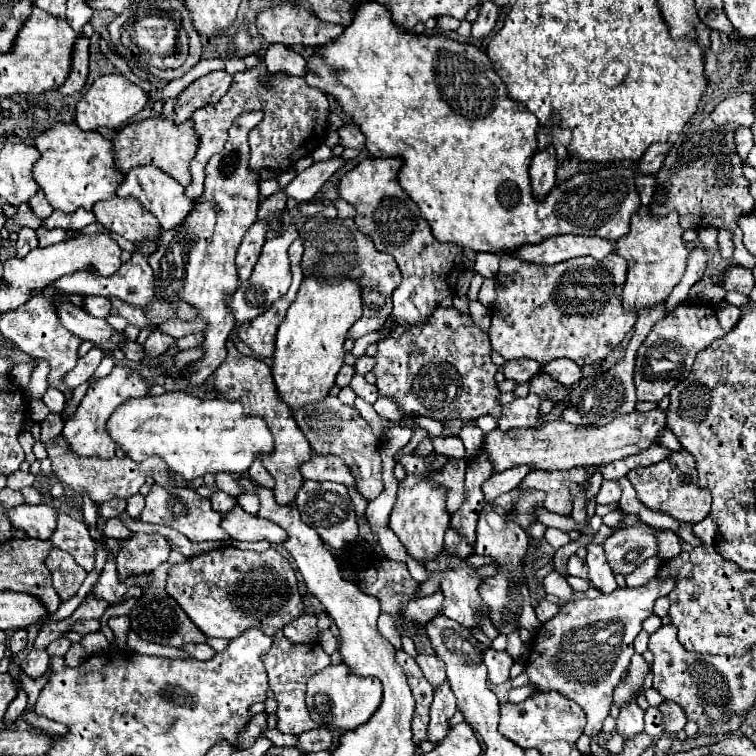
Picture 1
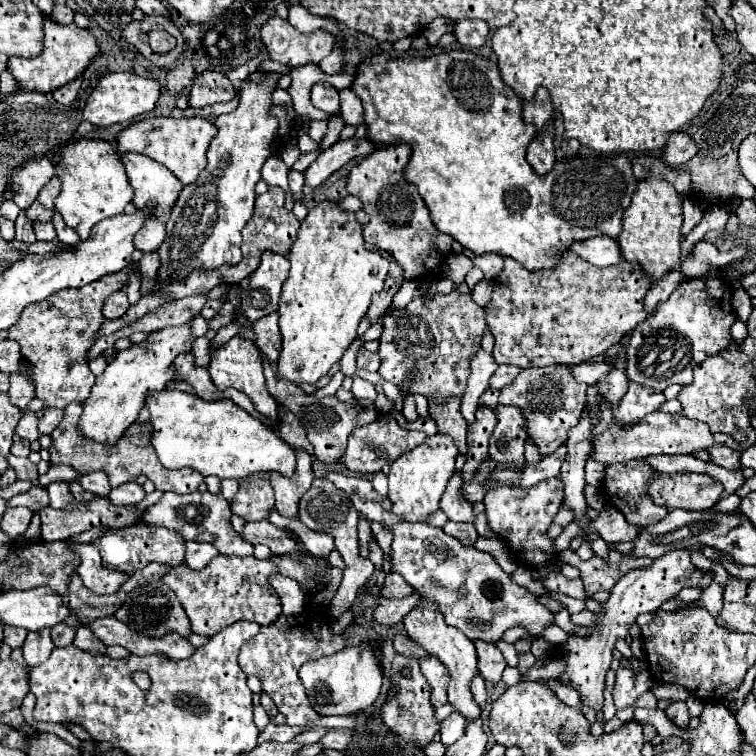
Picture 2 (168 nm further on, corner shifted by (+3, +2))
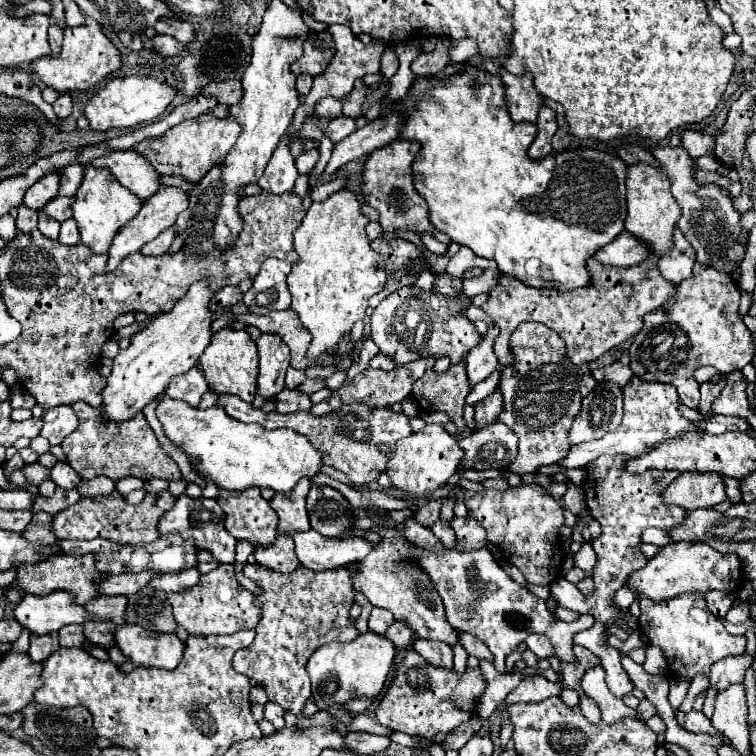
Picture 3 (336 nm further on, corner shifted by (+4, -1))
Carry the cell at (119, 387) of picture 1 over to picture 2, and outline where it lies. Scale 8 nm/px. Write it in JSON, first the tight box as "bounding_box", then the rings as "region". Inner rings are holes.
{"bounding_box":[78,323,196,443],"region":[[[184,323],[180,327],[164,327],[160,331],[154,331],[144,341],[134,343],[130,349],[118,351],[114,361],[106,365],[104,373],[96,377],[92,393],[84,403],[84,413],[78,425],[80,433],[98,443],[116,443],[124,435],[124,431],[138,419],[146,397],[166,389],[168,381],[174,379],[176,369],[172,367],[172,363],[180,353],[192,351],[194,339],[196,337],[192,335],[190,323]]]}

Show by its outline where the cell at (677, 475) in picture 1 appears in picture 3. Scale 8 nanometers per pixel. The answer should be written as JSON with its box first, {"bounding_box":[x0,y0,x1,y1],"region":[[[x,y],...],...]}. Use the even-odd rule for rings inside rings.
{"bounding_box":[661,472,727,510],"region":[[[681,472],[661,494],[665,504],[681,506],[683,510],[713,508],[727,500],[719,474],[687,474]]]}

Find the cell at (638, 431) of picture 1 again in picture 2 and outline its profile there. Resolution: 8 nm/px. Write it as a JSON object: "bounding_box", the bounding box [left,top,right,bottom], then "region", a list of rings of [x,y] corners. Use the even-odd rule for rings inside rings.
{"bounding_box":[592,411,740,465],"region":[[[658,411],[656,415],[648,415],[648,419],[640,423],[640,427],[628,427],[628,431],[624,431],[624,435],[616,435],[616,439],[612,439],[612,431],[616,431],[616,423],[604,435],[598,435],[594,439],[594,453],[592,453],[594,461],[610,465],[610,463],[626,463],[632,459],[646,459],[650,455],[690,455],[696,451],[708,451],[708,447],[724,443],[730,449],[740,449],[740,445],[732,437],[722,433],[712,433],[708,425],[700,421],[692,421],[688,417],[670,415],[662,411]]]}

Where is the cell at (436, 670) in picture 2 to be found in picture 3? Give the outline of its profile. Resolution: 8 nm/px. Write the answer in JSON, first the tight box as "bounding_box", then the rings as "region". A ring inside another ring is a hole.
{"bounding_box":[413,640,453,670],"region":[[[415,640],[415,646],[413,648],[431,666],[445,668],[445,670],[451,670],[453,668],[453,650],[451,650],[451,646],[447,646],[443,642],[435,642],[435,640]]]}

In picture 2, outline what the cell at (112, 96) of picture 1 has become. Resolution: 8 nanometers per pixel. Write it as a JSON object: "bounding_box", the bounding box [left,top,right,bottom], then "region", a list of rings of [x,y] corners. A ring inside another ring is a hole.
{"bounding_box":[84,73,160,127],"region":[[[108,73],[90,93],[84,107],[84,119],[96,127],[110,127],[114,123],[124,123],[138,115],[150,113],[156,107],[158,97],[160,97],[160,83],[154,79],[144,79],[134,73]]]}

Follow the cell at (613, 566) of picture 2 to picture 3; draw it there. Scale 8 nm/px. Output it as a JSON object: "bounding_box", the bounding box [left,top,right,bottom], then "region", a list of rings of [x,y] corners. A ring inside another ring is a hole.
{"bounding_box":[550,456,685,698],"region":[[[599,456],[595,462],[587,464],[589,476],[583,484],[585,506],[591,510],[593,518],[601,525],[601,530],[603,530],[598,538],[592,540],[592,546],[597,556],[597,564],[595,564],[593,572],[589,574],[595,582],[593,594],[585,596],[581,590],[577,590],[577,586],[564,578],[554,582],[550,589],[551,593],[557,598],[559,606],[581,612],[581,614],[595,616],[595,626],[591,630],[575,634],[573,642],[589,648],[595,656],[601,658],[601,664],[607,672],[607,686],[617,698],[623,698],[623,696],[631,694],[635,686],[633,686],[629,674],[621,666],[619,650],[607,646],[607,636],[603,636],[605,634],[603,624],[605,622],[613,624],[615,622],[613,618],[627,618],[631,626],[637,626],[637,620],[629,614],[629,610],[619,610],[619,608],[611,606],[611,596],[615,594],[615,590],[625,586],[625,580],[627,580],[629,572],[639,570],[647,564],[647,558],[639,550],[641,532],[649,526],[655,526],[655,528],[661,528],[661,530],[667,532],[685,518],[683,508],[667,506],[661,498],[663,488],[675,476],[679,476],[679,472],[675,472],[675,470],[645,470],[641,474],[629,474],[629,472],[625,472],[625,462],[627,462],[625,456]]]}

